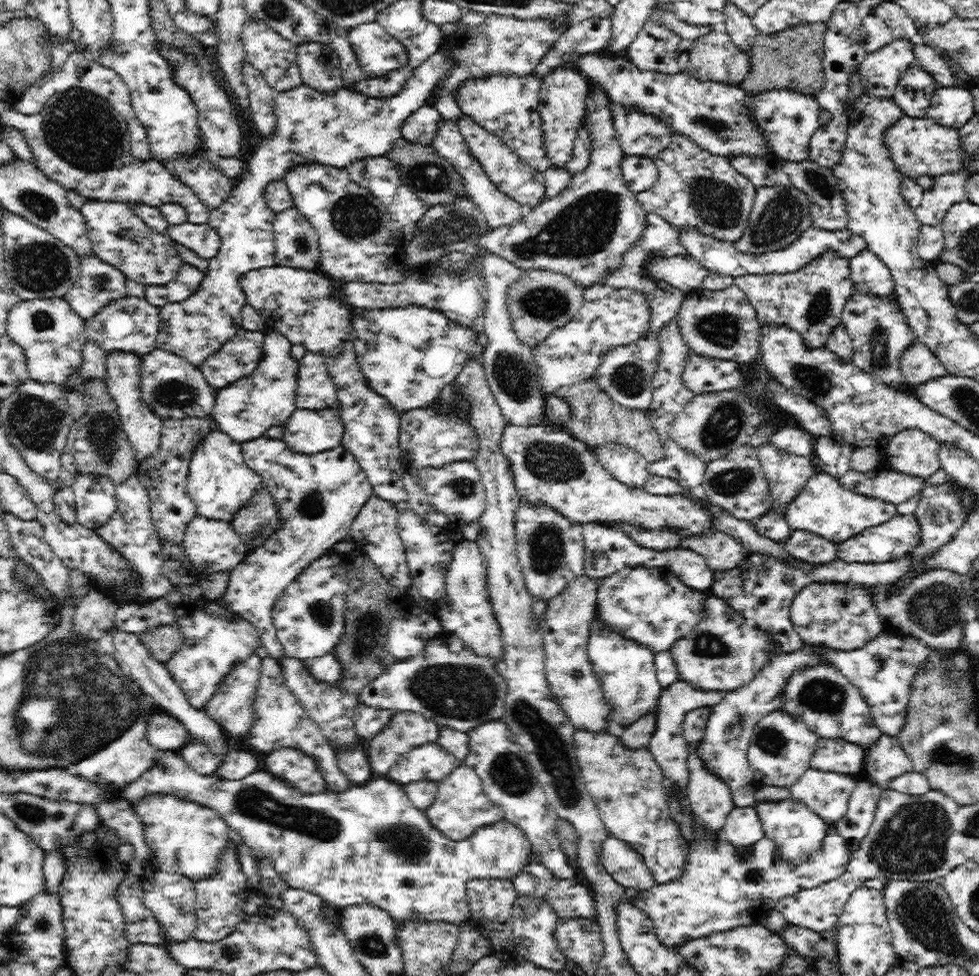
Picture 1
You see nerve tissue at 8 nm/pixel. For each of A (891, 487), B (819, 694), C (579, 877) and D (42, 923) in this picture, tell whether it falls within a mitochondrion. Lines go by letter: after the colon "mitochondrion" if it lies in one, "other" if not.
A: mitochondrion
B: mitochondrion
C: other
D: mitochondrion

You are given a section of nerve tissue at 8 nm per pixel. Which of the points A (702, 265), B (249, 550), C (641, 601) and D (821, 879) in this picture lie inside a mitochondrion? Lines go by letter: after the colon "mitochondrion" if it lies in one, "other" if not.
A: other
B: other
C: other
D: other

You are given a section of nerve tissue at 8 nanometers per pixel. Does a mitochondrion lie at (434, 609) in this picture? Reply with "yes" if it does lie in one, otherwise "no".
no

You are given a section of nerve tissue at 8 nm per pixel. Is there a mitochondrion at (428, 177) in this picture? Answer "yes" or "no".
yes

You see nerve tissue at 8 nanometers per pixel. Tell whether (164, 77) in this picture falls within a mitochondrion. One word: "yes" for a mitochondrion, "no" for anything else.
no

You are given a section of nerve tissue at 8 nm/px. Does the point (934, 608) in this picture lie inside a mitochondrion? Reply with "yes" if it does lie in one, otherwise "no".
yes

